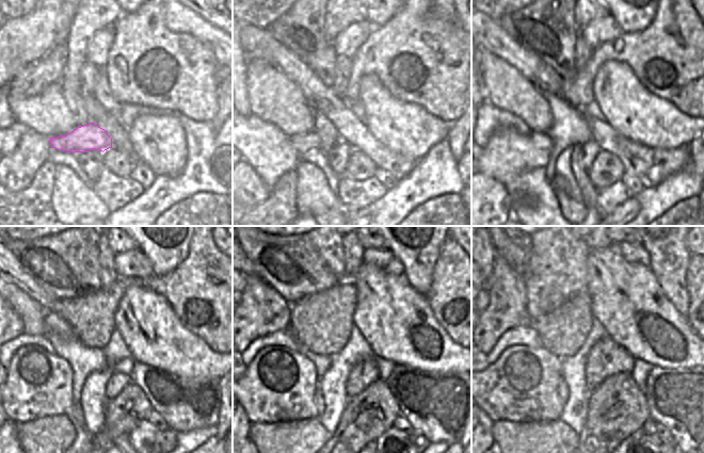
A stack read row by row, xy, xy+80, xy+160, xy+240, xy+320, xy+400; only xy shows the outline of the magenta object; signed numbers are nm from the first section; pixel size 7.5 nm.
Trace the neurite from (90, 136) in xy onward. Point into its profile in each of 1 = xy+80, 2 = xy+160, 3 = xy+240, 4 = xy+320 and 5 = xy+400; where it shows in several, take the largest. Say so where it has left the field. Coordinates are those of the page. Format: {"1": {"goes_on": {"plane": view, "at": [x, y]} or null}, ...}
{"1": {"goes_on": {"plane": "xy+80", "at": [310, 142]}}, "2": {"goes_on": {"plane": "xy+160", "at": [509, 152]}}, "3": {"goes_on": {"plane": "xy+240", "at": [38, 384]}}, "4": {"goes_on": {"plane": "xy+320", "at": [278, 385]}}, "5": {"goes_on": {"plane": "xy+400", "at": [522, 385]}}}

